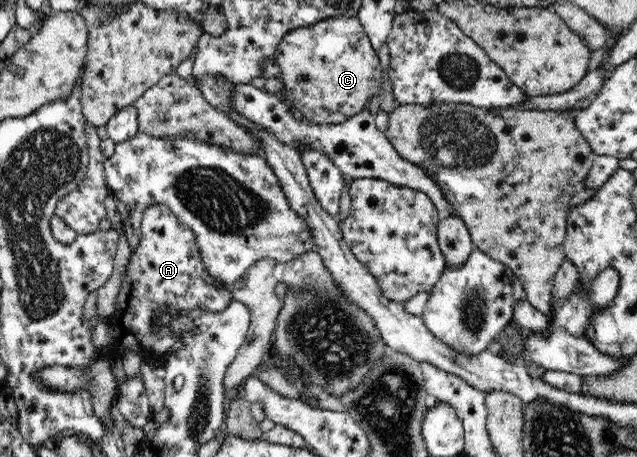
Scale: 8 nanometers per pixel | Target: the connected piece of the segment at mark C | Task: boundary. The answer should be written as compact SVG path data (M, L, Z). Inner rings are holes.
M328 17L310 27L290 29L277 45L273 56L283 72L283 89L294 102L298 116L314 124L342 124L356 115L366 102L380 98L380 75L376 51L357 17Z

